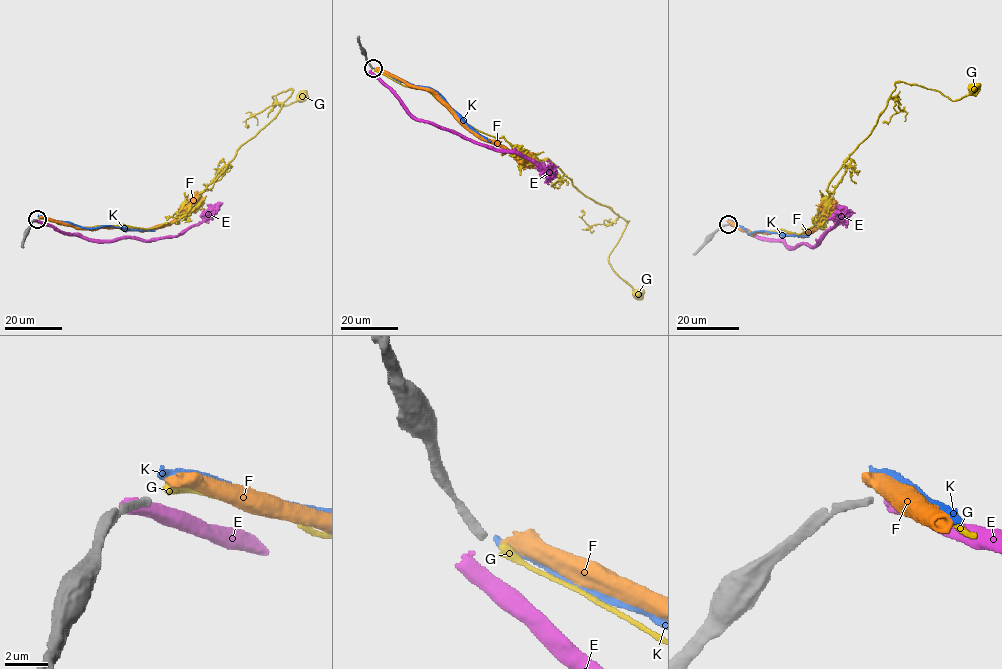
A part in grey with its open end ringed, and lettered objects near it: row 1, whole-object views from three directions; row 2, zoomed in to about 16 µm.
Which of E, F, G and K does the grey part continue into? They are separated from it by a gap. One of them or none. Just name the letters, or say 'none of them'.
none of them

